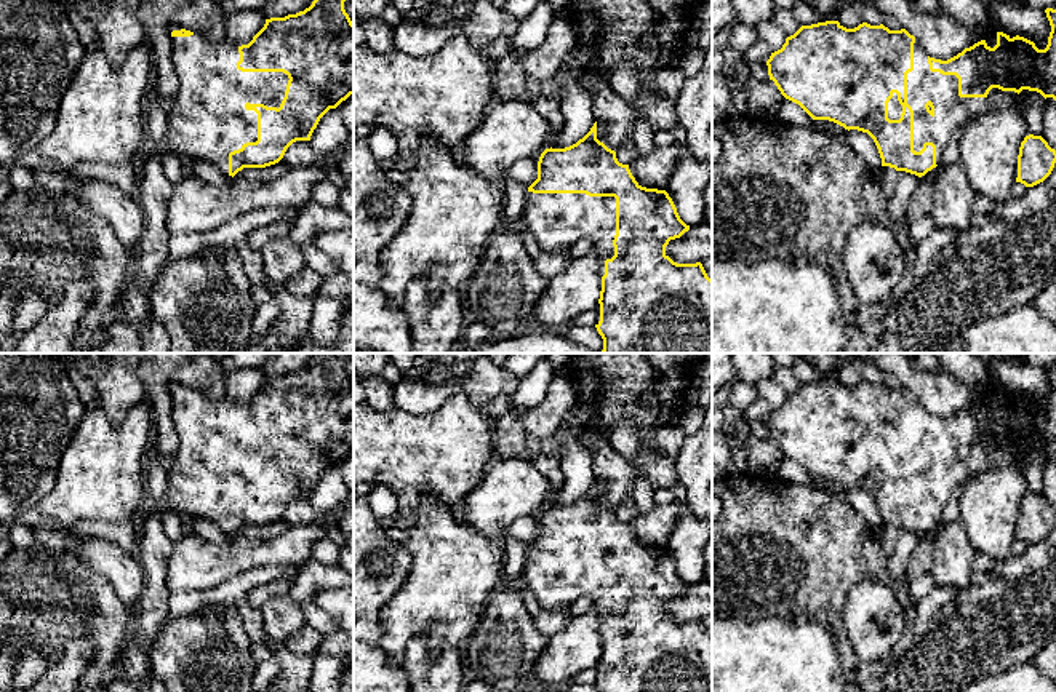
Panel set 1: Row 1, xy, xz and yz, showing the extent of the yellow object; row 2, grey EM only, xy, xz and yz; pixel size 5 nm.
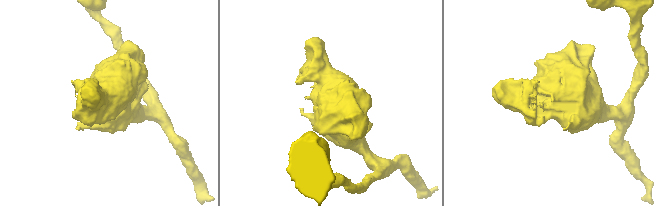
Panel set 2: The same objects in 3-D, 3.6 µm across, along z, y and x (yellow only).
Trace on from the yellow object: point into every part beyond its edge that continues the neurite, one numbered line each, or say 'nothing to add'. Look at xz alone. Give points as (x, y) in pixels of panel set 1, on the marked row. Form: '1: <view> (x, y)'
1: xz (557, 221)

